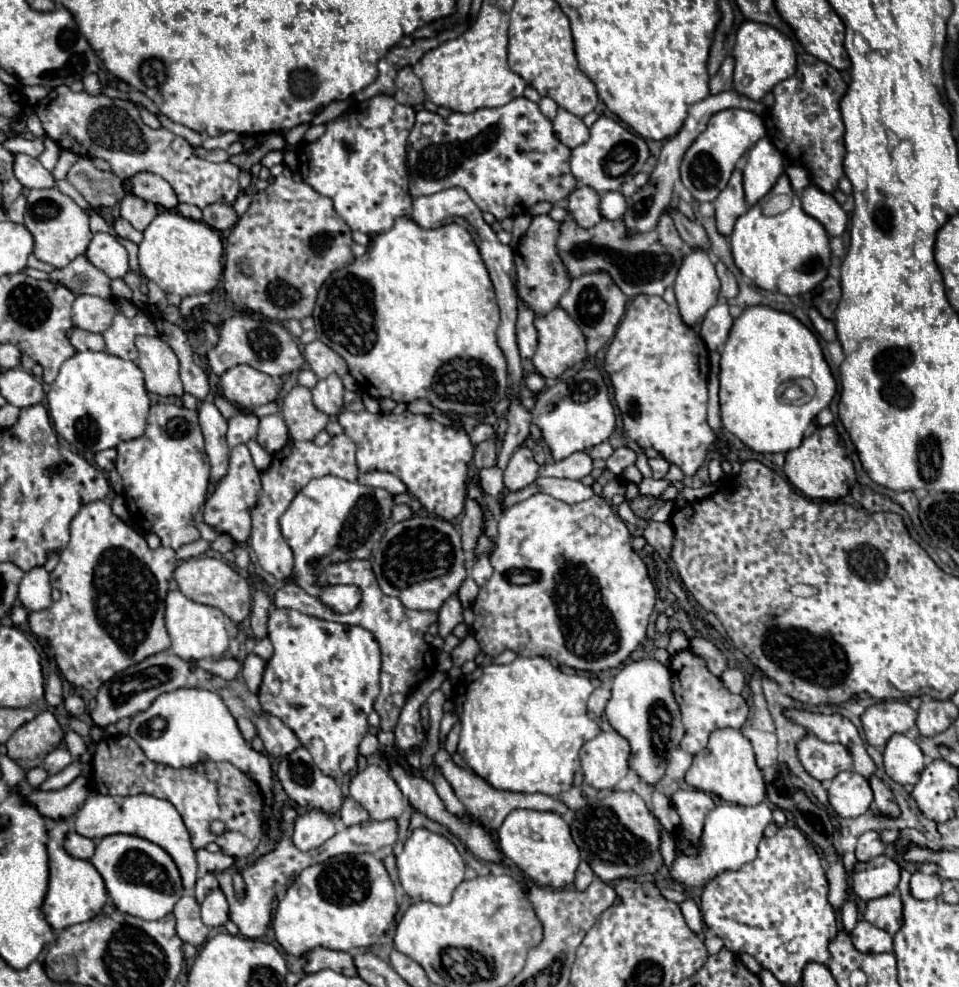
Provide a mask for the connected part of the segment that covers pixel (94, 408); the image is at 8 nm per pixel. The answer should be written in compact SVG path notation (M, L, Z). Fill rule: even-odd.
M86 350L86 352L76 352L60 366L60 374L48 392L48 410L54 420L56 432L68 444L72 444L80 454L86 452L96 454L106 448L116 448L120 442L142 436L146 428L146 416L150 410L150 398L144 386L144 374L134 362L122 360L108 352Z

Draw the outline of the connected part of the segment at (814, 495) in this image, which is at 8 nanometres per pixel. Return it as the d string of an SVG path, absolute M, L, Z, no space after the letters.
M820 426L814 434L806 436L802 446L786 454L784 472L788 480L812 500L840 500L856 484L854 464L846 458L844 448L838 442L838 432L834 426Z

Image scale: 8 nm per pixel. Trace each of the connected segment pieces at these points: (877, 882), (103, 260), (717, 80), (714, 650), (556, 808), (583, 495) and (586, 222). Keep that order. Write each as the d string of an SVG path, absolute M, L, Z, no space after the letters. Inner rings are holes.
M876 858L876 862L884 862L876 868L856 870L852 874L852 890L864 902L892 894L900 882L900 866L892 858Z
M94 234L88 250L88 260L108 278L124 278L130 272L126 248L110 234Z
M726 56L718 74L710 78L710 94L718 94L722 90L728 90L732 86L732 72L734 72L734 58Z
M692 638L690 640L690 650L692 652L700 652L704 656L706 668L714 676L722 678L722 674L728 670L728 660L726 660L724 652L718 646L714 646L710 640L706 640L706 638Z
M440 750L436 756L434 756L434 762L436 766L442 770L444 778L450 782L450 786L454 788L458 800L464 804L466 812L480 820L486 828L492 828L496 830L504 818L512 812L512 810L518 810L518 808L526 808L526 810L544 810L544 812L556 812L556 814L566 814L568 812L568 806L552 796L546 796L546 794L520 794L520 792L506 792L506 790L494 790L488 782L484 782L480 776L476 774L470 774L462 768L458 768L452 760L450 760L450 754L446 750ZM490 812L492 812L492 818L490 818Z
M536 478L534 484L526 486L524 490L520 492L512 492L504 498L504 504L506 506L512 506L516 502L522 502L526 500L528 496L536 494L536 492L546 492L562 502L568 502L568 504L576 504L576 502L584 502L588 498L592 498L594 490L592 486L584 486L580 480L558 480L558 478Z
M578 186L568 196L568 212L580 228L592 228L594 224L598 224L598 220L602 220L598 202L600 196L592 188Z

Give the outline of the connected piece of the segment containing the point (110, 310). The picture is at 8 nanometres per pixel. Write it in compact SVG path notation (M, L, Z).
M76 296L72 304L72 322L76 328L88 330L88 332L104 332L116 314L116 304L106 302L98 296Z

